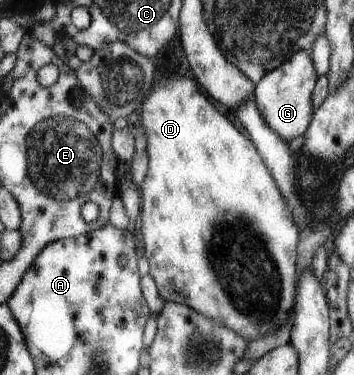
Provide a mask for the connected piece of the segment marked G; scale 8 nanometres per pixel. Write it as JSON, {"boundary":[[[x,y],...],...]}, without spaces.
{"boundary":[[[300,50],[256,82],[255,102],[262,117],[287,142],[299,135],[305,135],[316,115],[315,107],[312,106],[312,91],[317,79],[317,70],[310,52]]]}

